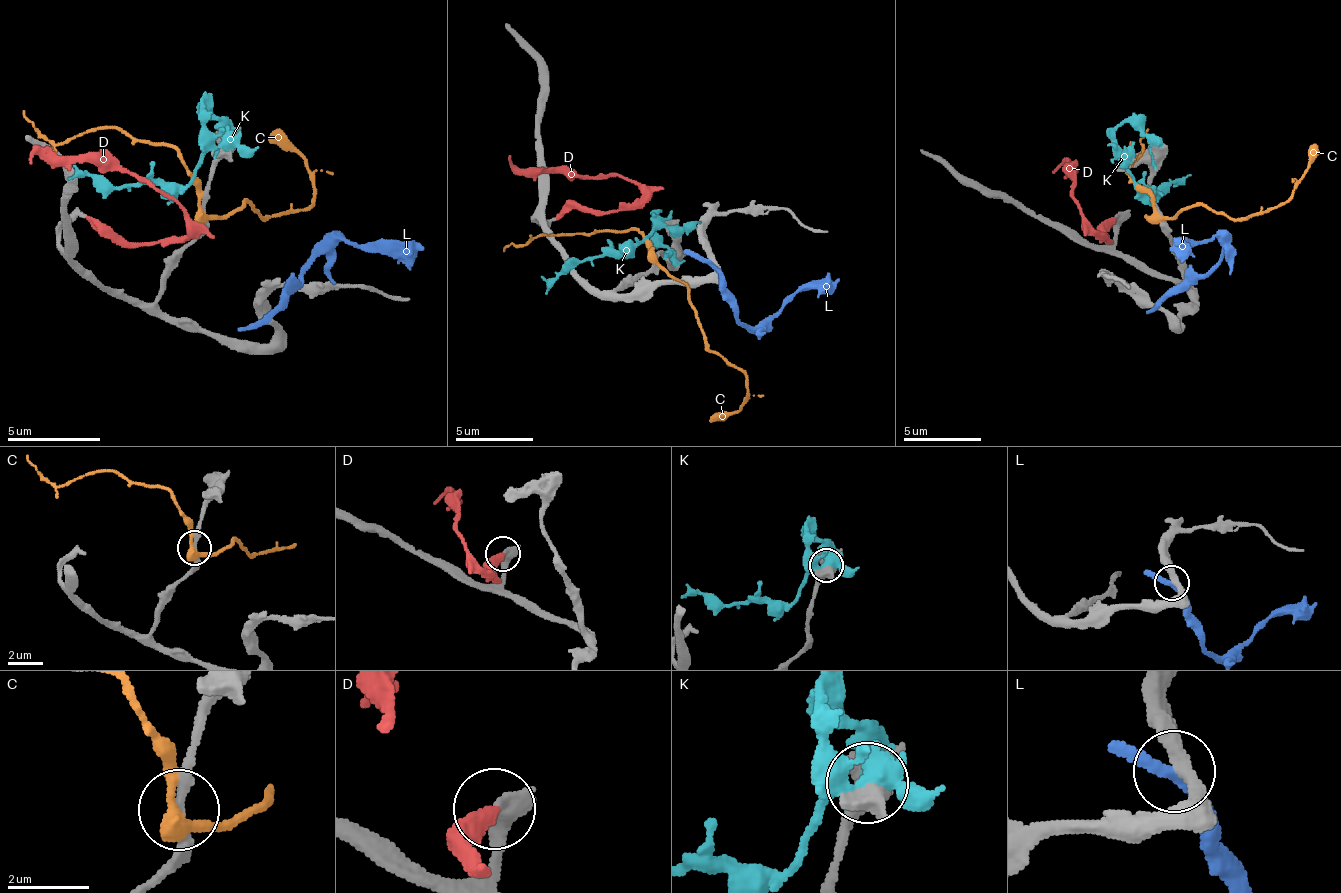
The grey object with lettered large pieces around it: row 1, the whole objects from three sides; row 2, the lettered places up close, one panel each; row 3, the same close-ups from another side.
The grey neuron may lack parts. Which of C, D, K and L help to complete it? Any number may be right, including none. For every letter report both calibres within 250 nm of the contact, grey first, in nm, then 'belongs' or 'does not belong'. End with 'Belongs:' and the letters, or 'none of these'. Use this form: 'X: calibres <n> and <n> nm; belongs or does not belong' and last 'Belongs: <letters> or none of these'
C: calibres 240 and 400 nm; does not belong
D: calibres 220 and 320 nm; belongs
K: calibres 750 and 480 nm; does not belong
L: calibres 320 and 280 nm; does not belong
Belongs: D

